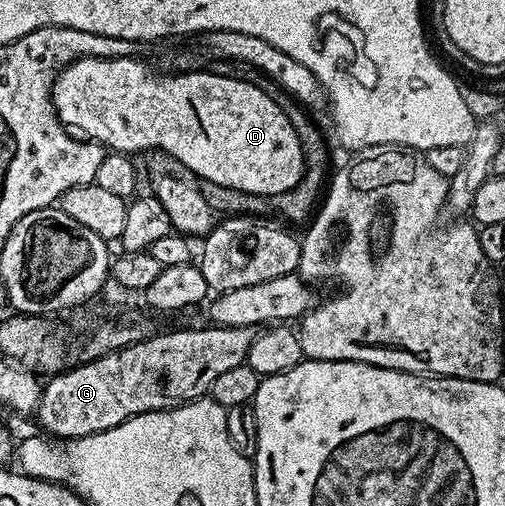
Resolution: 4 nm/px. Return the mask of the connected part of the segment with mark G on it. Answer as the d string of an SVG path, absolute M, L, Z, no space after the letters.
M186 327L183 331L166 331L163 335L151 334L139 343L108 353L99 359L88 359L69 369L51 374L45 380L36 410L38 423L47 436L58 441L88 437L136 417L140 413L167 411L181 403L201 400L209 392L212 381L227 369L246 362L256 331L254 327Z

